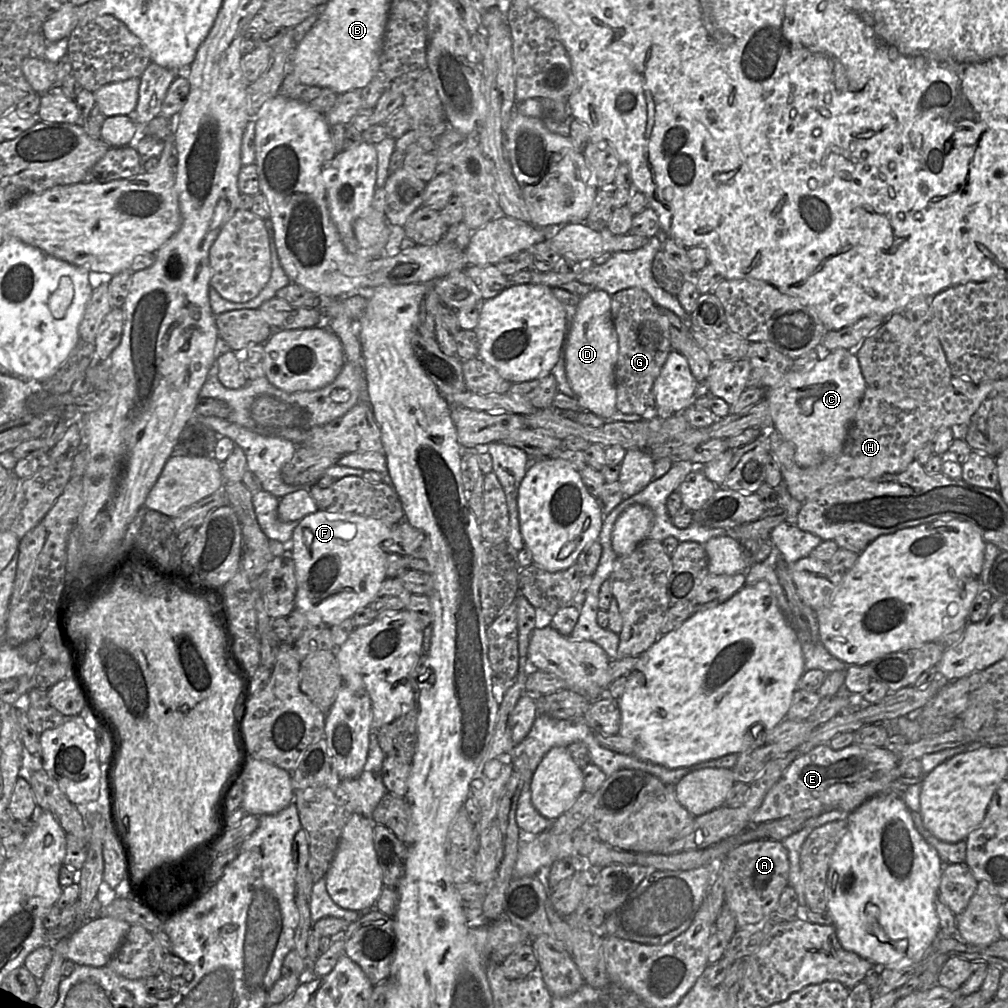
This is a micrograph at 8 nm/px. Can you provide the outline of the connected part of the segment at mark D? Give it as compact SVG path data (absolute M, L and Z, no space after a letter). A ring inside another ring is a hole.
M594 289L581 298L565 342L566 376L581 410L602 419L616 411L614 371L618 358L618 335L611 314L611 295Z

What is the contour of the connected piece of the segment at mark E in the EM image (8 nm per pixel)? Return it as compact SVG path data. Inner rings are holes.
M855 743L834 750L829 744L816 746L805 754L799 754L788 766L780 779L769 789L762 803L751 818L751 824L783 819L799 812L812 812L815 817L831 810L851 813L866 800L879 795L895 779L899 757L884 746L857 745Z

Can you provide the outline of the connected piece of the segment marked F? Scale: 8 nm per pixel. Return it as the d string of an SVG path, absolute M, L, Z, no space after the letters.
M321 511L300 520L291 540L297 583L295 609L305 614L310 621L331 627L351 618L357 610L369 607L387 578L386 558L392 553L383 550L383 542L389 538L393 527L371 517Z

